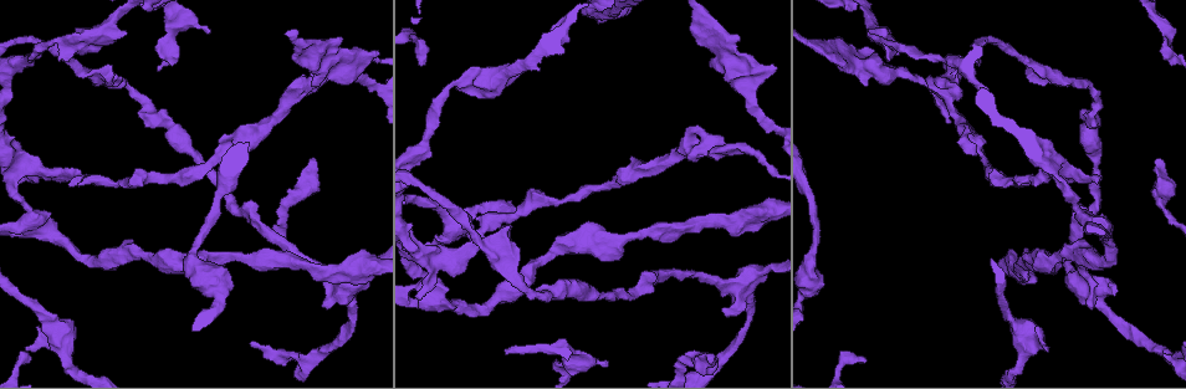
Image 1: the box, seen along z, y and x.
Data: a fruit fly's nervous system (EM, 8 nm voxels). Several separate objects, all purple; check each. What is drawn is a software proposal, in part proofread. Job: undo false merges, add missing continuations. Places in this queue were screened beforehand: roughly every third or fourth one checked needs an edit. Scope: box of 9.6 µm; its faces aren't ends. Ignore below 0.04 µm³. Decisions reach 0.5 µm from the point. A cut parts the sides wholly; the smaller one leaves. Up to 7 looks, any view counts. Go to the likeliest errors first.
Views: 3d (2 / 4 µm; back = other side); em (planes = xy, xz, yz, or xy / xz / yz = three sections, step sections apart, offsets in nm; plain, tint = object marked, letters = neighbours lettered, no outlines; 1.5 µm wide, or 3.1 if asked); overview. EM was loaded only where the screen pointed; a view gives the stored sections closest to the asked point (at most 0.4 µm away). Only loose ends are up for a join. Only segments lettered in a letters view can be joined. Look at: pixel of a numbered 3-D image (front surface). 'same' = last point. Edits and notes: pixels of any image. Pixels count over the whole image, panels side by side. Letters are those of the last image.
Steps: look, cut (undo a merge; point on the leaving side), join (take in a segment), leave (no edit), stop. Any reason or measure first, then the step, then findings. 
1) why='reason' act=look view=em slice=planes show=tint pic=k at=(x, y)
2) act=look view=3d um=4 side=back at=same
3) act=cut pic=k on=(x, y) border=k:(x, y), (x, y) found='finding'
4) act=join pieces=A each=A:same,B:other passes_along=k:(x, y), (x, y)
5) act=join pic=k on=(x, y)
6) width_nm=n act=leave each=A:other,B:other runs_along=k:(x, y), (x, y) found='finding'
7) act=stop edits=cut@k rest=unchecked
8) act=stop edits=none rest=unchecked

why='thick turns thin' act=look view=3d um=2 pic=1 at=(32, 219)

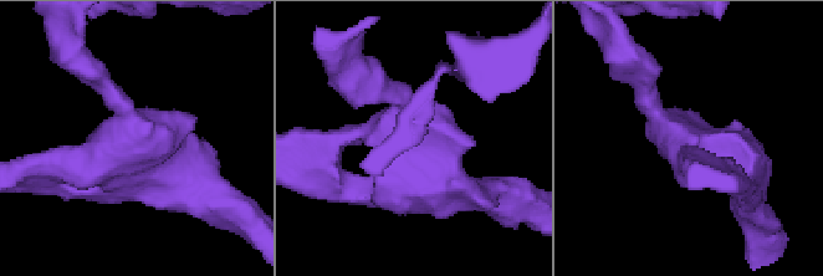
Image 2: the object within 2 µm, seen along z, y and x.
act=look view=em slice=xy step=8 show=tint pic=2 at=(687, 144)

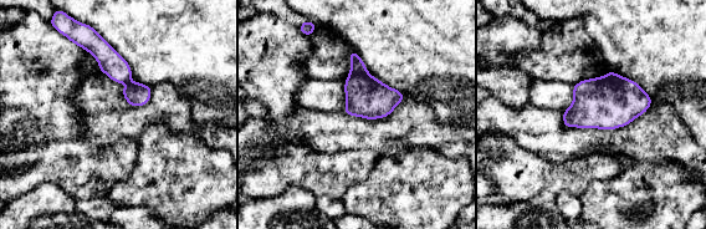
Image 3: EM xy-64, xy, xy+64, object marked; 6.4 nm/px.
act=look view=em slice=planes show=letters at=same

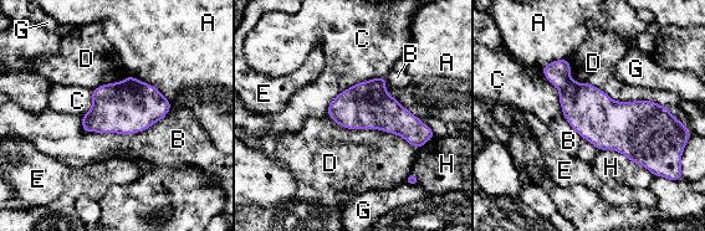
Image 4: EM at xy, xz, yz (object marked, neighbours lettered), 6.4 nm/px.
width_nm=120 act=cut pic=4 on=(592, 113) each=A:other,B:other,C:other,D:other,E:other,G:other,H:other border=4:(571, 80), (560, 90) found='a second neuron is stuck on'

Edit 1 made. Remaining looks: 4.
why='an open end' act=look view=em slice=planes show=letters pic=1 at=(712, 354)

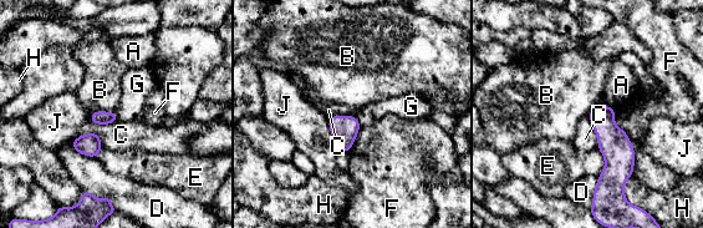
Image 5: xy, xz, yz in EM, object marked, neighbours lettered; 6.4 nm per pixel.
act=leave each=A:other,B:other,C:other,D:other,E:other,F:other,G:other,H:other,J:other runs_along=5:(606, 109), (612, 178), (597, 193) found='no lettered segment goes on from it'

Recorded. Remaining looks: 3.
why='thin end' act=look view=em slice=planes show=letters pic=1 at=(25, 347)

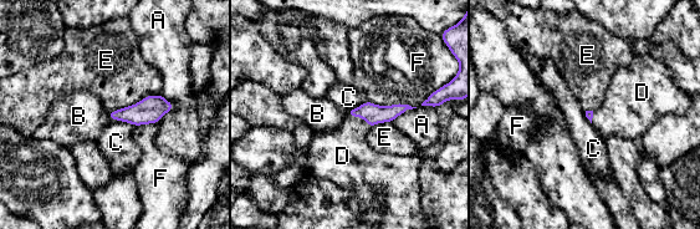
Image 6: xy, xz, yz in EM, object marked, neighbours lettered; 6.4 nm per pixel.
act=join pieces=D each=A:other,B:other,C:other,D:same,E:other,F:other passes_along=6:(372, 113), (359, 116), (345, 151) found='it goes on there'

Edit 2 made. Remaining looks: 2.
act=stop edits=cut@4,join@6 rest=unchecked

